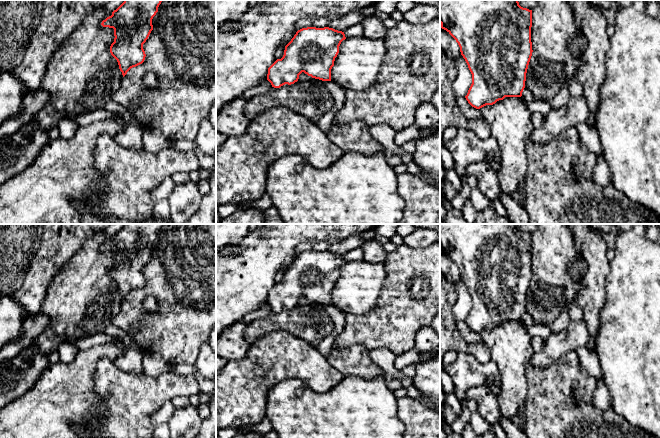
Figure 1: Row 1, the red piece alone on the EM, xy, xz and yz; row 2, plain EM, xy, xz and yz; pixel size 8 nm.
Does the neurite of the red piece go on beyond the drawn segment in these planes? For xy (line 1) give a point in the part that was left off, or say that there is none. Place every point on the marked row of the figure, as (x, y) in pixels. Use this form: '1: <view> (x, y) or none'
1: none

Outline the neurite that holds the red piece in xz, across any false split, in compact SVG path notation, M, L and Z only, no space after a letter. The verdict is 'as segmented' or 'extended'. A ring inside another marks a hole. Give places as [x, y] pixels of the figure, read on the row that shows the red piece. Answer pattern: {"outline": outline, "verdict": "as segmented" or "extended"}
{"outline": "M307 27L298 30L285 46L283 57L268 68L267 80L272 87L280 88L285 84L291 85L297 82L299 75L304 72L312 78L331 81L331 69L339 53L339 46L345 39L344 32L329 27Z", "verdict": "as segmented"}

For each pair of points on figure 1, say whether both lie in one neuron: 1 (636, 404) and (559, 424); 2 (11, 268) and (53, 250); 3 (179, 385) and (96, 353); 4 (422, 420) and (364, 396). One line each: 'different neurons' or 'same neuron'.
1: different neurons
2: different neurons
3: different neurons
4: different neurons

